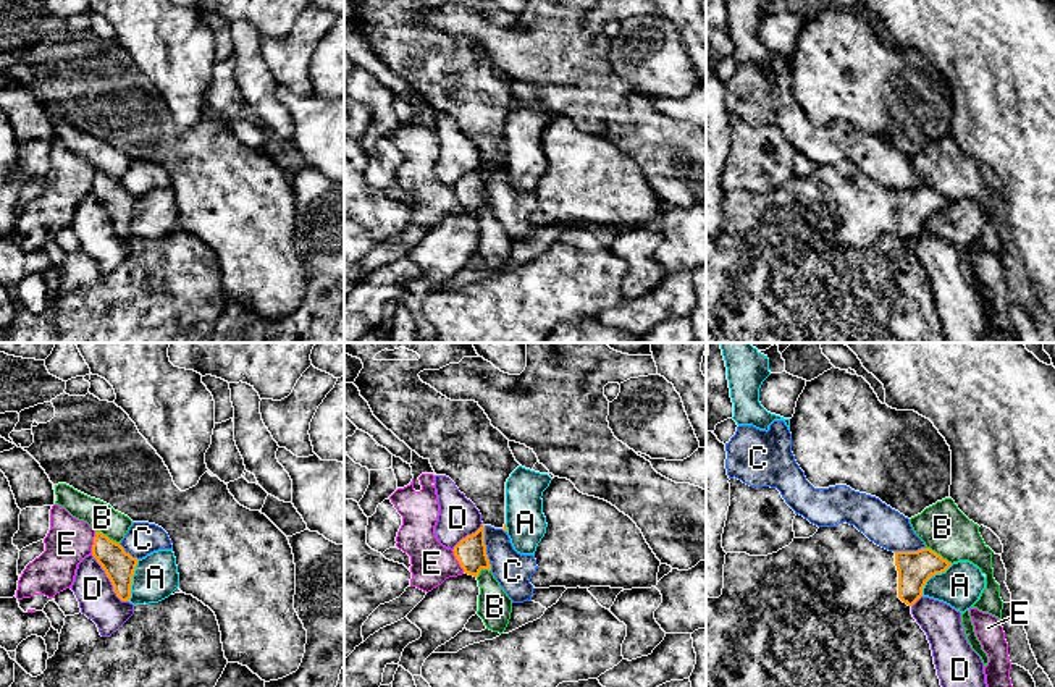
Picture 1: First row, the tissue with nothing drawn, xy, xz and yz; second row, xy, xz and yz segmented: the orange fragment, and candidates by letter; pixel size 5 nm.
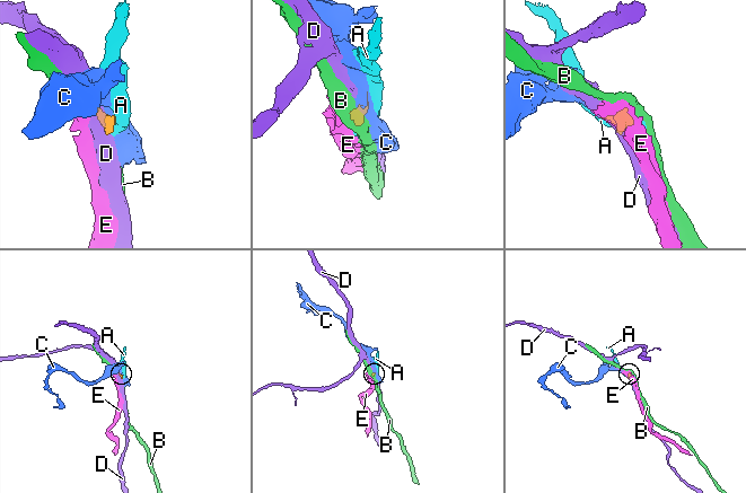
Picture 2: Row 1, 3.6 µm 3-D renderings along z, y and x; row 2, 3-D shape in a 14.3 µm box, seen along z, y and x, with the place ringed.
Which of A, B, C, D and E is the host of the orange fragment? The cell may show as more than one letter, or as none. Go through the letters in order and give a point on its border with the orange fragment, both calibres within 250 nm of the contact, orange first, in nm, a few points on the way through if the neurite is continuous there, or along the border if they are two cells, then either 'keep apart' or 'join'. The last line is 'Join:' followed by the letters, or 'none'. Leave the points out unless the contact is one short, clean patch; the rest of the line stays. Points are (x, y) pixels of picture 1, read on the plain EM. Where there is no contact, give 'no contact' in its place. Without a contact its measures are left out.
A: contact xy (131, 219); calibres 150 and 220 nm; keep apart
B: contact yz (939, 193); calibres 180 and 240 nm; border yz (926, 185), (952, 201); keep apart
C: contact xz (485, 186); calibres 160 and 180 nm; border xz (483, 164), (485, 191), (491, 207); keep apart
D: contact xy (110, 219); calibres 150 and 190 nm; border xy (91, 193), (109, 217), (112, 228), (128, 240); keep apart
E: contact xy (94, 181); calibres 150 and 220 nm; border xy (96, 170), (91, 191); keep apart
Join: none

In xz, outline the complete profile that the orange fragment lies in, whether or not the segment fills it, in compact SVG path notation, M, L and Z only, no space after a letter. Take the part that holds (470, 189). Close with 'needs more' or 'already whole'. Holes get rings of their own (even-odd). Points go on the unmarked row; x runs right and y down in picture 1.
M485 163L462 176L454 184L454 194L464 207L462 213L449 215L425 233L407 252L407 257L422 268L422 275L409 281L399 304L414 314L420 341L438 341L430 322L420 314L425 297L459 270L478 249L478 212L491 209L485 183Z; needs more

